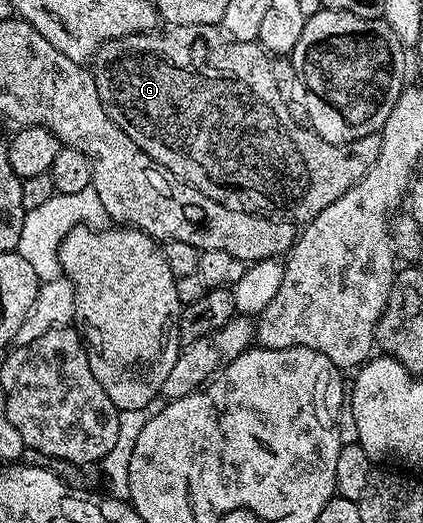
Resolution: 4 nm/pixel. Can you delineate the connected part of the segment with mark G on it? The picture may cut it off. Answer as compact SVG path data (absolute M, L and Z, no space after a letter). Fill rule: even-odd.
M185 25L184 27L171 27L164 35L160 33L144 33L141 35L126 35L114 39L100 47L93 60L93 74L97 93L105 113L109 113L112 121L131 138L138 147L153 161L160 163L169 173L185 181L193 189L205 193L213 201L224 203L229 209L238 211L253 211L260 215L277 219L289 219L296 224L303 225L315 219L321 209L329 209L333 201L337 201L350 187L357 185L361 177L372 174L375 162L379 160L378 134L361 137L349 144L329 144L323 141L310 126L299 124L300 120L292 114L291 108L282 99L277 89L276 78L273 77L272 56L259 46L258 42L246 43L230 38L222 26L219 25Z

